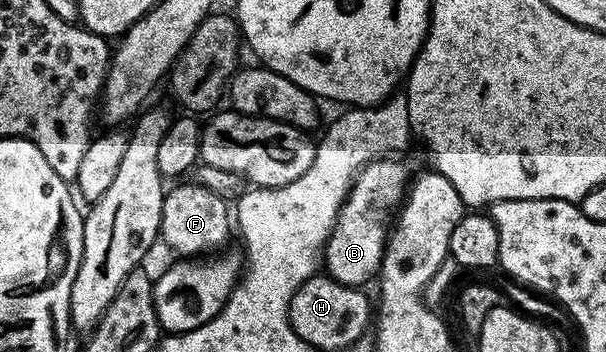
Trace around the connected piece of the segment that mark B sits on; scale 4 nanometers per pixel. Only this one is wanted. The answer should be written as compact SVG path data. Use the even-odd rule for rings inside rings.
M387 156L364 166L338 211L337 226L325 243L324 270L329 277L343 282L345 286L361 287L366 284L362 282L381 271L386 239L392 229L392 212L401 207L412 181L409 164L400 159Z

